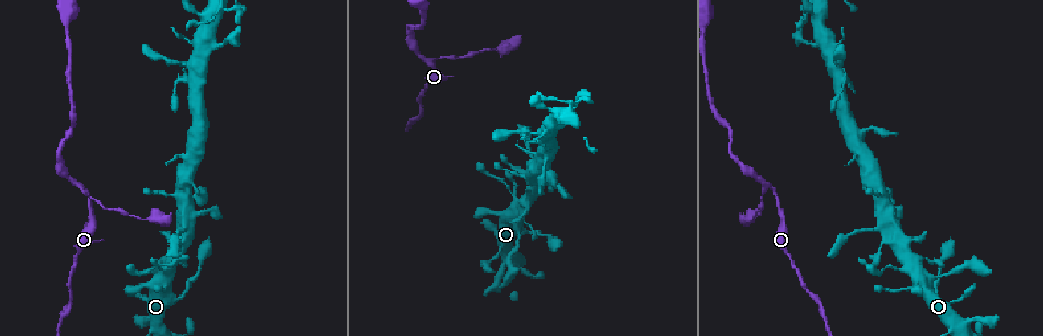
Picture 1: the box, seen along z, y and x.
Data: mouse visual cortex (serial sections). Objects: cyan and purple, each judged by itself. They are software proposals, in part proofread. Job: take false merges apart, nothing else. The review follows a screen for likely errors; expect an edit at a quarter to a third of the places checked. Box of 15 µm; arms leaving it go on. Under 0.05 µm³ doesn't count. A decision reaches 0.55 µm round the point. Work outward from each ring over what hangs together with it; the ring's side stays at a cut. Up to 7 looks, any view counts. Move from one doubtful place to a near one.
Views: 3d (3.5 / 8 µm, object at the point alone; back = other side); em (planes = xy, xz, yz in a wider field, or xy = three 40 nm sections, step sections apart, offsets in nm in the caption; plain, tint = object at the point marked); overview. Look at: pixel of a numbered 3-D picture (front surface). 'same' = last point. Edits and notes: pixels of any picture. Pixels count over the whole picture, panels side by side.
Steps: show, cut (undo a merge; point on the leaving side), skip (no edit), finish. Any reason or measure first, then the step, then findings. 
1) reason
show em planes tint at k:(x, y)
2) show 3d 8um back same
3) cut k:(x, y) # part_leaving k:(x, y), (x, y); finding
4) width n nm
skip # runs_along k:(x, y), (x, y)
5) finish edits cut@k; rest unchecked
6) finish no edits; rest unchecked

two arms in line, one across
show 3d 3.5um at 1:(79, 186)

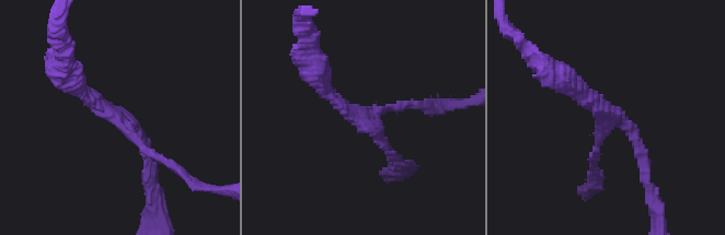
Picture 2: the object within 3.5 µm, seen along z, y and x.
arms 3; arm_widths 150, 150, 200 nm; need the tissue
show em xy step 5 tint at 2:(369, 128)

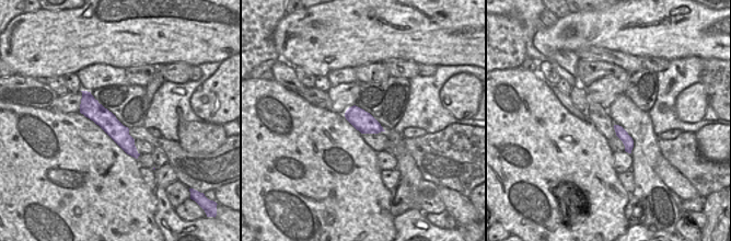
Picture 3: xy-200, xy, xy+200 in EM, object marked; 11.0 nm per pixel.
width 220 nm
skip # runs_along 2:(646, 174), (630, 130), (571, 83); all the same cell

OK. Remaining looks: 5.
three-way junction
show 3d 3.5um at 1:(907, 268)

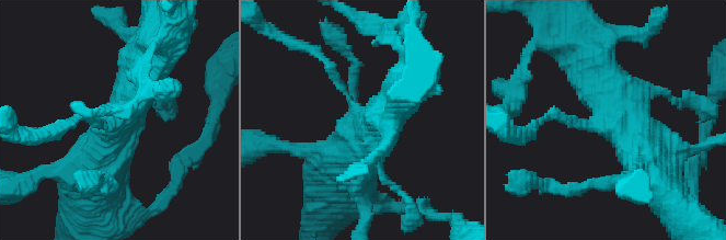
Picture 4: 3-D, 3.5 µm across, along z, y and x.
now the EM
show em xy step 1 tint at 4:(614, 122)

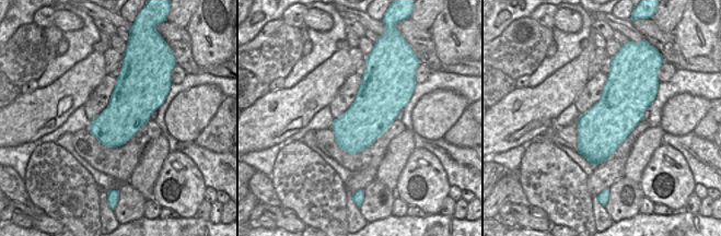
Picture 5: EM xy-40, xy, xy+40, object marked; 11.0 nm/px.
show em planes tint same

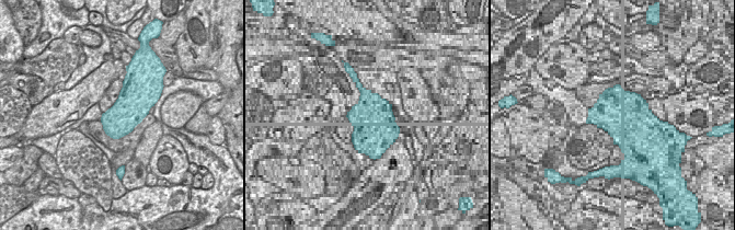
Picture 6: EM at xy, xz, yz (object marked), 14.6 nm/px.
skip # runs_along 4:(653, 174), (635, 127), (585, 60); all the same cell

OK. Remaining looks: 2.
abrupt turn
show 3d 3.5um at 1:(843, 82)

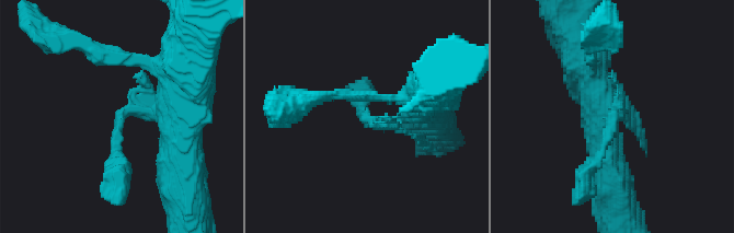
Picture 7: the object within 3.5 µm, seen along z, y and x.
need the tissue
show em xy step 2 tint at 7:(124, 115)

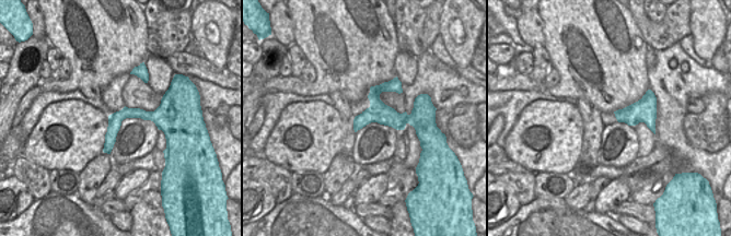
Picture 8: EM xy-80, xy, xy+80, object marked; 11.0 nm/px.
skip # runs_along 7:(426, 106), (369, 123), (363, 89); all the same cell

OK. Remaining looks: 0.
finish no edits; rest unchecked

